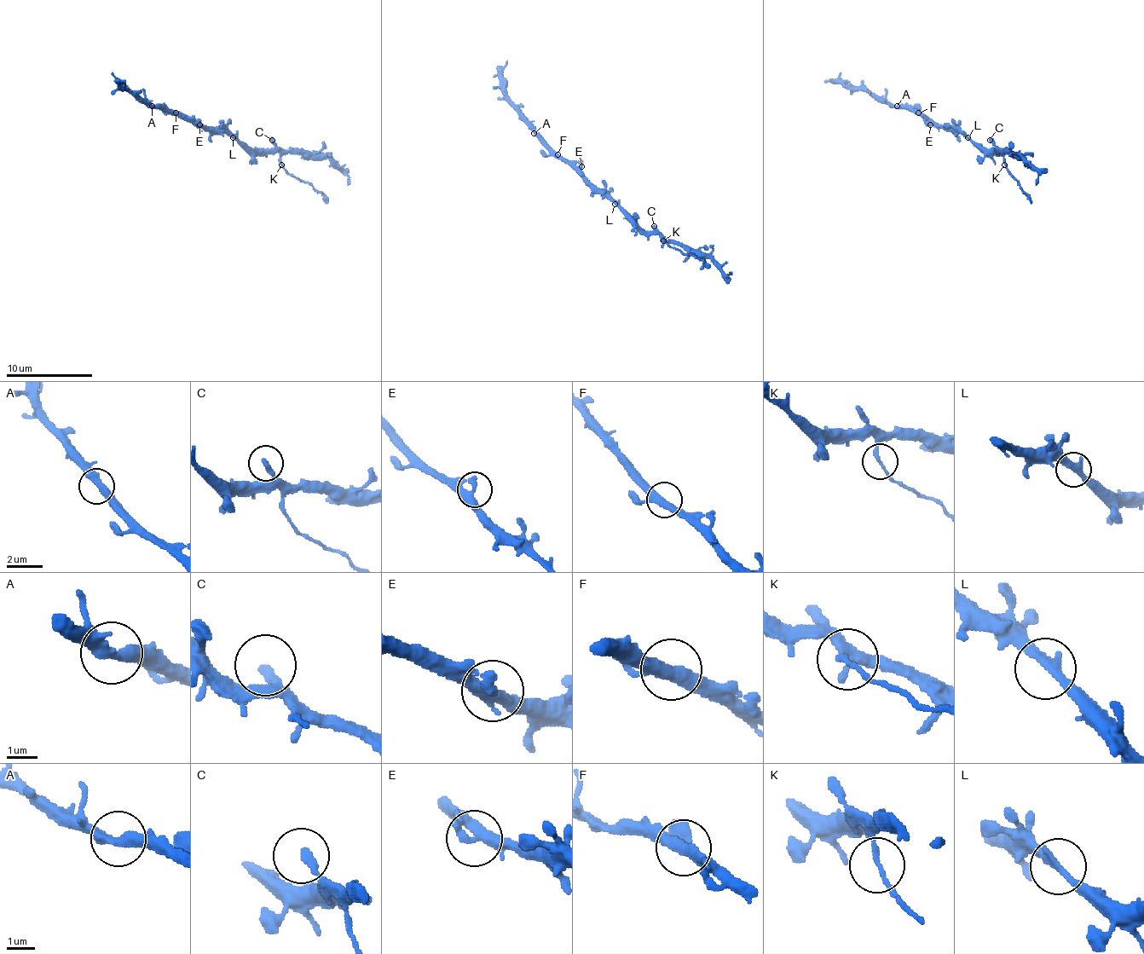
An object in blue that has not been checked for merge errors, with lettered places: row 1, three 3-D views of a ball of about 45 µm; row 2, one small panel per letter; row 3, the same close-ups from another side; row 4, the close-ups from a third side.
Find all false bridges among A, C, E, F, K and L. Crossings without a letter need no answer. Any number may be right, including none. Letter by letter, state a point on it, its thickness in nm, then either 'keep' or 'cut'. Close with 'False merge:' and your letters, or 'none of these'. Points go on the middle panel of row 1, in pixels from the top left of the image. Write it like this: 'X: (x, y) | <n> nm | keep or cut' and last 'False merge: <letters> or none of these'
A: (534, 133) | 400 nm | keep
C: (654, 226) | 320 nm | keep
E: (581, 166) | 320 nm | keep
F: (557, 154) | 360 nm | keep
K: (663, 240) | 170 nm | cut
L: (615, 204) | 300 nm | keep
False merge: K

